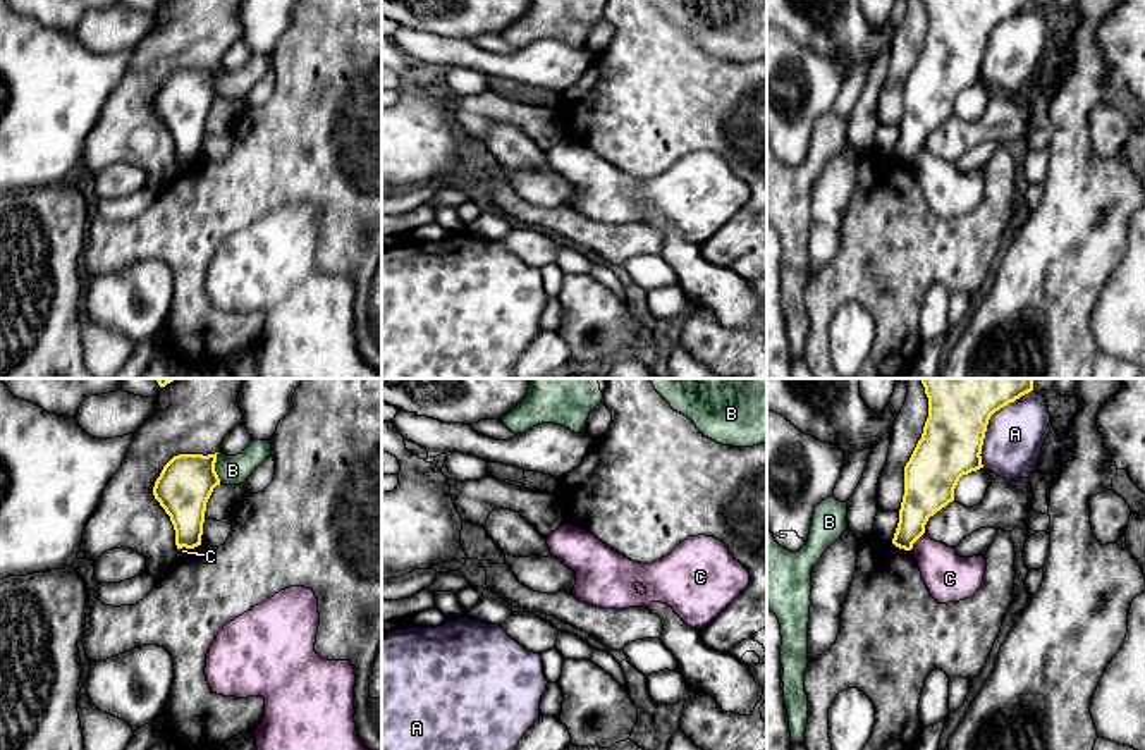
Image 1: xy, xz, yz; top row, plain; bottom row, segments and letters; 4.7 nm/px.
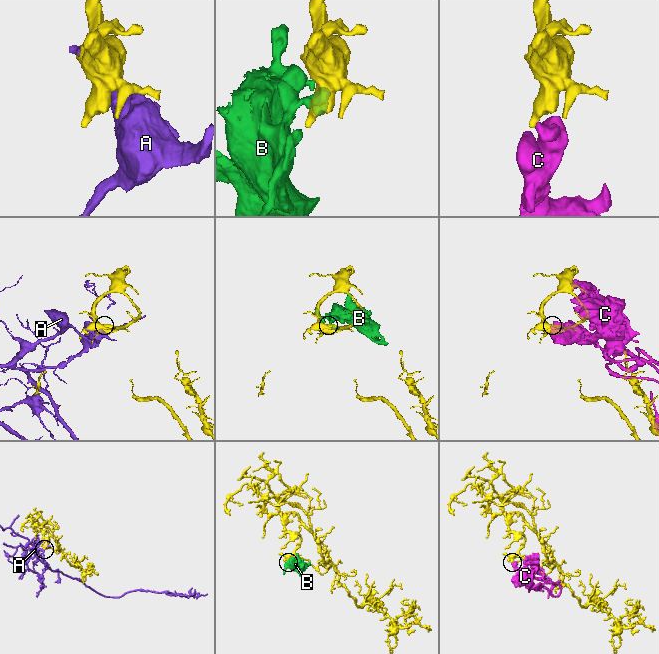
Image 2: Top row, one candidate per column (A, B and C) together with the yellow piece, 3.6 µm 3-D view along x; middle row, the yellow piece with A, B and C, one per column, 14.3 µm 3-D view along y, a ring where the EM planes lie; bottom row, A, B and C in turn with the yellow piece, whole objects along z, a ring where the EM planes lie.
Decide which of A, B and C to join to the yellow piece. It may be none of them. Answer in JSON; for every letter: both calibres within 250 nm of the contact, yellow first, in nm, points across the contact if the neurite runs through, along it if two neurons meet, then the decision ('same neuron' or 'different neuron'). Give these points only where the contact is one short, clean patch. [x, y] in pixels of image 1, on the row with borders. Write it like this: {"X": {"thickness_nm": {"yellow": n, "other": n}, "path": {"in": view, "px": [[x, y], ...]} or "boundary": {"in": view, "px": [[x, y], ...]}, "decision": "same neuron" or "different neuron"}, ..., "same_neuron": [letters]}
{"A": {"thickness_nm": {"yellow": 400, "other": 280}, "decision": "different neuron"}, "B": {"thickness_nm": {"yellow": 260, "other": 140}, "decision": "different neuron"}, "C": {"thickness_nm": {"yellow": 240, "other": 220}, "boundary": {"in": "yz", "px": [[924, 532], [910, 549]]}, "decision": "different neuron"}, "same_neuron": []}

